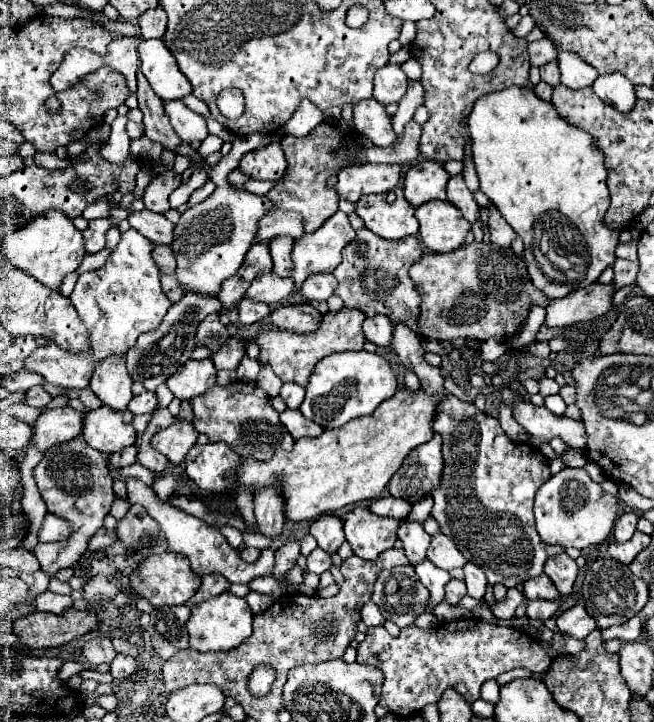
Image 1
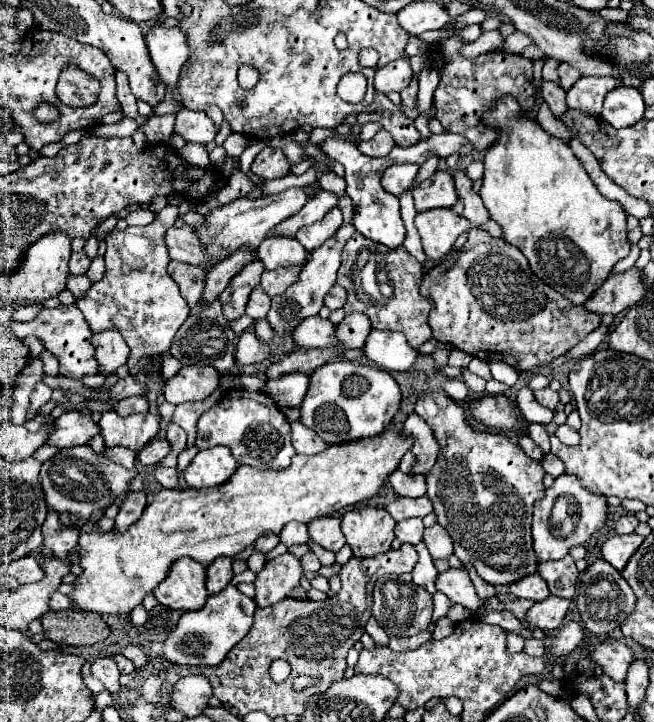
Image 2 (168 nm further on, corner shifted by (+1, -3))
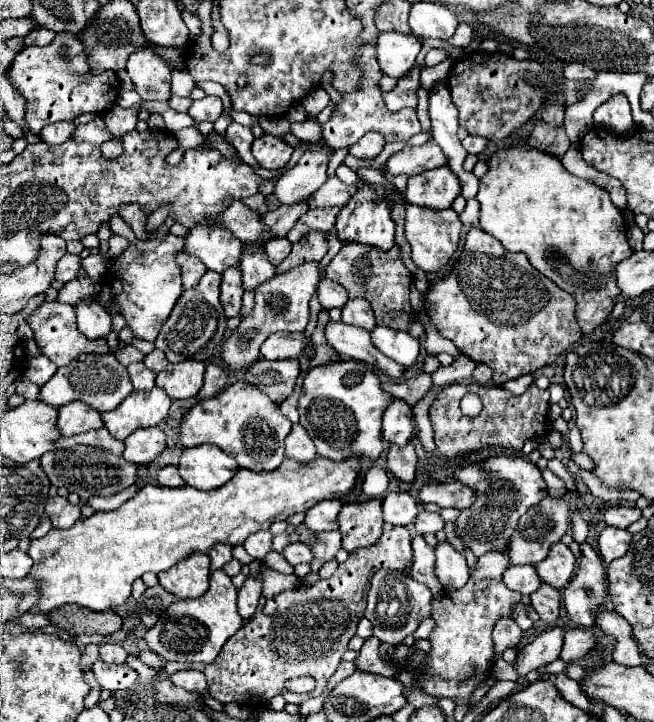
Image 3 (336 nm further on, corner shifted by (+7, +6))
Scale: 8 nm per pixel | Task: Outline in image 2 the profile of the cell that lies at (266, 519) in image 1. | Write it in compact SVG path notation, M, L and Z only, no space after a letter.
M268 533L268 535L262 535L262 537L258 537L258 539L256 539L256 549L258 549L258 551L262 551L262 553L268 553L268 551L270 551L270 549L274 549L278 543L280 543L278 535Z

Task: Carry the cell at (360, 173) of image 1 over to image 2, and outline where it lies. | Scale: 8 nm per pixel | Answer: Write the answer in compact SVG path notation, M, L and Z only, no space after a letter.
M392 165L384 171L382 175L382 187L392 193L392 195L400 195L404 189L408 189L418 173L418 165Z

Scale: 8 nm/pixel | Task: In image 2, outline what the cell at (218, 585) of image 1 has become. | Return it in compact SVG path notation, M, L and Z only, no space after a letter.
M218 557L206 567L206 589L210 595L224 591L232 581L232 557Z

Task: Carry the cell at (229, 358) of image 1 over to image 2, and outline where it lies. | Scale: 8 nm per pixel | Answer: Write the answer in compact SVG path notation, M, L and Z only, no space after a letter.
M244 333L236 345L236 363L238 365L252 365L260 363L268 357L268 345L258 341L254 333Z

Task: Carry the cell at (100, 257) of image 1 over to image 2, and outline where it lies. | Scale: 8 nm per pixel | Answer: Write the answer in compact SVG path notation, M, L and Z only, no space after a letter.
M70 275L68 277L68 291L72 291L74 297L80 297L80 293L86 291L86 287L90 287L92 281L88 279L88 275Z

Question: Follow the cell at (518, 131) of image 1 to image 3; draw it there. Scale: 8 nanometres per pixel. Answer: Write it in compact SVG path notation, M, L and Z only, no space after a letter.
M524 140L498 150L488 160L488 166L490 170L480 178L480 190L476 196L480 202L480 228L498 238L508 252L524 252L538 272L566 290L576 300L576 320L582 334L592 334L596 328L606 324L614 308L614 300L620 296L616 264L632 254L622 212L610 202L606 190L570 174L558 158L540 150L528 150Z

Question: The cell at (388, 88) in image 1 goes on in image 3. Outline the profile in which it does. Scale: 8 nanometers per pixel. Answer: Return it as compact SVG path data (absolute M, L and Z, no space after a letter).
M396 30L380 32L378 36L378 62L384 74L402 78L416 62L420 52L420 40Z

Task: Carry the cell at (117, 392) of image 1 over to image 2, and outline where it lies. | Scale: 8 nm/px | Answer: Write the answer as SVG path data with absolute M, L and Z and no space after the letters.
M104 331L98 335L92 335L92 345L96 347L96 361L100 363L98 375L106 379L116 375L116 369L126 363L130 353L128 345L124 343L118 331Z

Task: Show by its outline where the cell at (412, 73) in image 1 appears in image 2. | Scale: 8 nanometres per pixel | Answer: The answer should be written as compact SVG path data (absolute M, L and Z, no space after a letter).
M414 75L412 81L410 81L410 85L400 93L400 95L402 95L402 105L414 107L414 103L416 103L416 93L418 93L418 75Z

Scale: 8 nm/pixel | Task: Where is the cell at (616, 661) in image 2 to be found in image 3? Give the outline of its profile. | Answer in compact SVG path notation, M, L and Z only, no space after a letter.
M570 628L564 634L564 648L562 648L560 660L576 662L582 656L586 656L594 646L596 646L596 642L588 628Z

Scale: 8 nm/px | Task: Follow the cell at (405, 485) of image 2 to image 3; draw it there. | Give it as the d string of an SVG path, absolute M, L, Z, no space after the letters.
M406 444L402 448L398 446L390 446L388 450L388 470L402 482L414 482L414 474L416 474L416 452L414 452L414 444Z

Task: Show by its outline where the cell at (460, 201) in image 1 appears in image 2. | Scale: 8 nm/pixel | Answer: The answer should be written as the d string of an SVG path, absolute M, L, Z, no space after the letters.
M472 227L468 230L467 242L460 250L462 250L462 253L460 253L460 257L458 257L454 263L440 263L440 265L436 265L434 269L430 269L428 273L422 275L422 283L418 285L420 293L422 293L426 299L430 299L430 303L432 303L432 311L430 311L428 323L430 323L430 327L432 327L432 333L434 333L434 339L436 339L436 341L442 341L442 343L448 343L448 345L452 345L452 347L456 347L456 349L462 349L462 351L466 351L466 353L470 353L470 355L482 359L482 361L504 361L504 363L508 363L512 369L516 369L516 371L520 371L520 373L526 373L526 371L532 371L534 367L538 367L538 363L548 363L550 359L564 355L566 351L570 351L576 343L580 343L588 333L592 333L592 331L600 325L600 315L588 313L582 305L580 305L580 307L572 305L564 295L556 293L552 287L548 287L546 283L542 283L542 281L530 271L528 261L526 261L526 257L522 255L522 251L520 251L518 247L512 247L512 245L506 243L504 239L494 238L488 232L480 228Z

